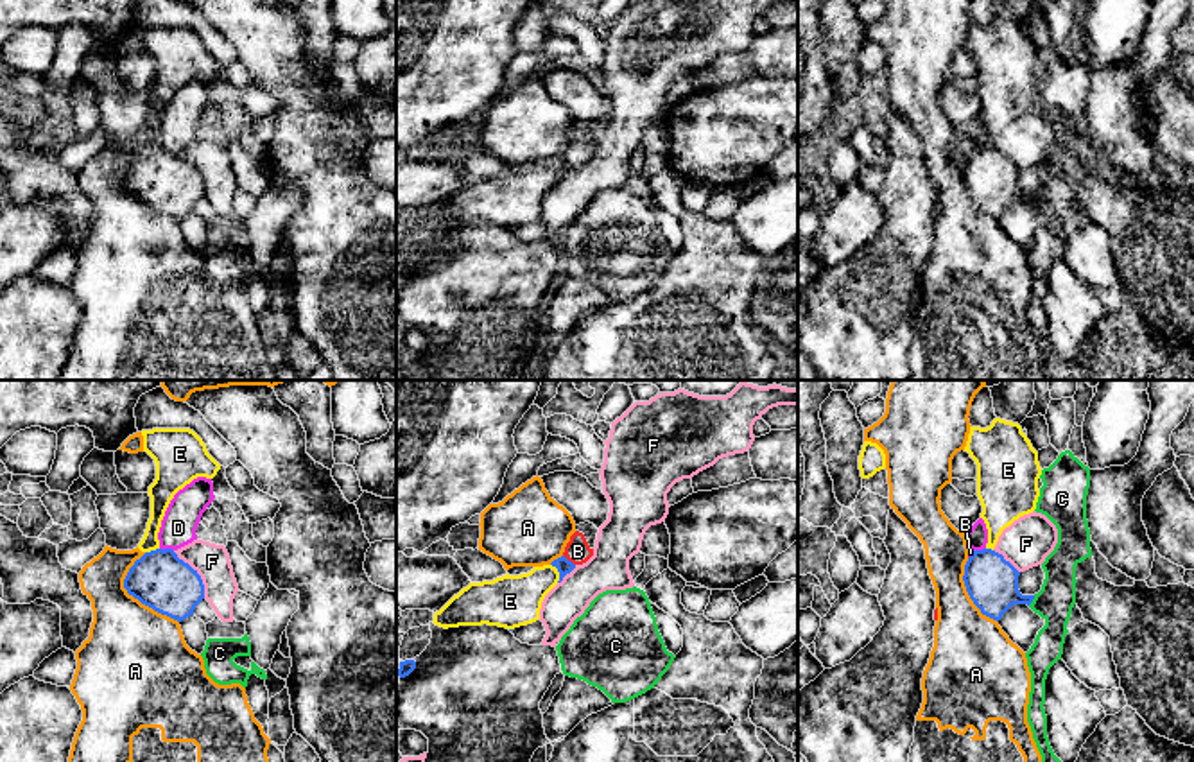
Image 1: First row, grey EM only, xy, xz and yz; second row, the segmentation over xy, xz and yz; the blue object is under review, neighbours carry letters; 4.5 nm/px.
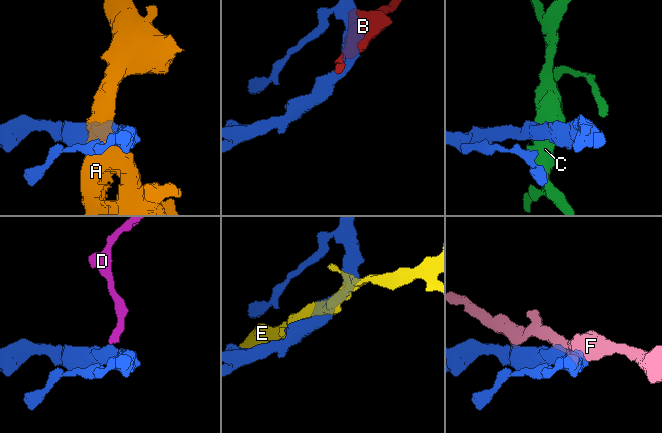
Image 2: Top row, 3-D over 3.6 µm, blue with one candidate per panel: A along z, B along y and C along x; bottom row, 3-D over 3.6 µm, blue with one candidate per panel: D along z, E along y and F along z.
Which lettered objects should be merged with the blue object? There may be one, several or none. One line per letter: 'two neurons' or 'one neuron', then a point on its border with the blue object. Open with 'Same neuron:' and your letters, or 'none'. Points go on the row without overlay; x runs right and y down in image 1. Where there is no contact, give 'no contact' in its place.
Same neuron: none
A: two neurons; contact xy (133, 194)
B: two neurons; contact xz (567, 158)
C: two neurons; contact yz (1031, 199)
D: two neurons; contact xy (167, 147)
E: two neurons; contact xz (558, 169)
F: two neurons; contact xy (198, 173)

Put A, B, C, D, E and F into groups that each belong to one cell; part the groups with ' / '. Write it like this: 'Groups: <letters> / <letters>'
Groups: A / B D / C / E / F

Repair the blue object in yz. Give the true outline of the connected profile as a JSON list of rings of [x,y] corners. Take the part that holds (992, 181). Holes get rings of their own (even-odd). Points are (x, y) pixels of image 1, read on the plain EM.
[[[982,147],[973,149],[965,163],[965,185],[982,213],[1000,219],[1015,203],[1031,203],[1034,194],[1018,188],[1020,170],[1002,152]]]

